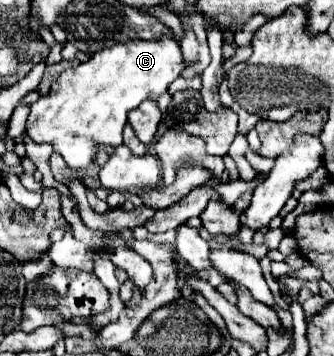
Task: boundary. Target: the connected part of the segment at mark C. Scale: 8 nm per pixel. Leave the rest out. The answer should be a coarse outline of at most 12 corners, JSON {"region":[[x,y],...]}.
{"region":[[170,35],[64,69],[26,131],[70,169],[120,145],[128,111],[182,71]]}

